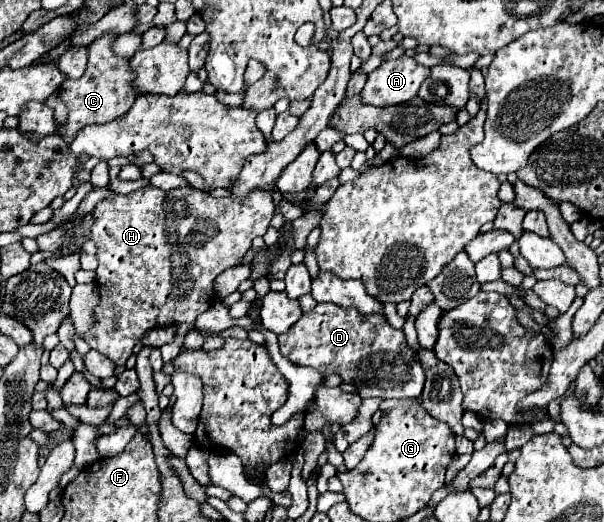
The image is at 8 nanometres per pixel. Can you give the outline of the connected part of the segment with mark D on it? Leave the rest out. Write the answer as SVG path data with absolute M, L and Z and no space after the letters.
M317 303L317 307L309 313L303 313L303 317L285 333L279 335L279 347L285 359L289 359L293 365L307 365L317 369L319 373L327 375L339 375L345 383L359 383L359 395L363 399L367 397L381 397L381 399L393 399L393 397L419 397L423 391L425 373L417 359L413 357L413 351L405 343L405 335L397 329L393 329L387 319L377 319L377 315L361 315L353 309L343 309L335 303Z

